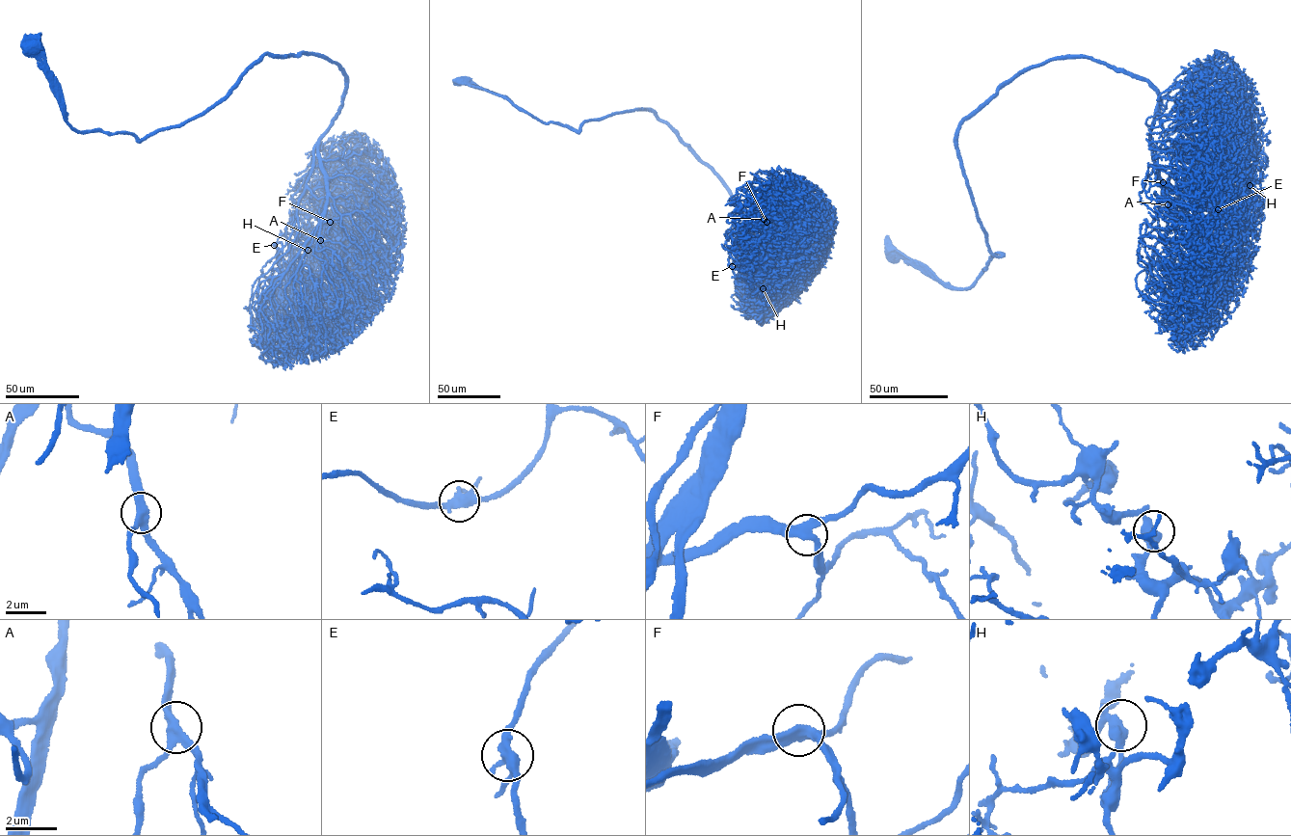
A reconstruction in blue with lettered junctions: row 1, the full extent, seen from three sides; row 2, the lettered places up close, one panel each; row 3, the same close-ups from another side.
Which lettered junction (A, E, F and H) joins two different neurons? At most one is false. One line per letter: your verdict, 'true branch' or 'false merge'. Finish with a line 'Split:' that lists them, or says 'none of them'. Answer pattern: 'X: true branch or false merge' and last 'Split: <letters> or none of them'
A: true branch
E: true branch
F: true branch
H: true branch
Split: none of them

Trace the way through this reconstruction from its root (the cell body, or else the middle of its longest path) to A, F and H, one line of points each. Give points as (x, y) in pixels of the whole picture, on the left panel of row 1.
A: (28, 45), (71, 127), (139, 141), (214, 106), (265, 54), (335, 63), (345, 85), (318, 145), (320, 240)
F: (28, 45), (71, 127), (139, 141), (214, 106), (265, 54), (335, 63), (345, 85), (318, 149), (330, 221)
H: (28, 45), (71, 127), (139, 141), (265, 54), (337, 66), (341, 105), (274, 245), (308, 250)

